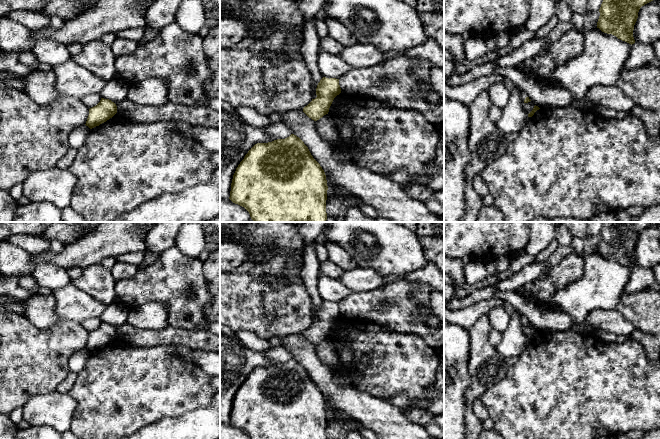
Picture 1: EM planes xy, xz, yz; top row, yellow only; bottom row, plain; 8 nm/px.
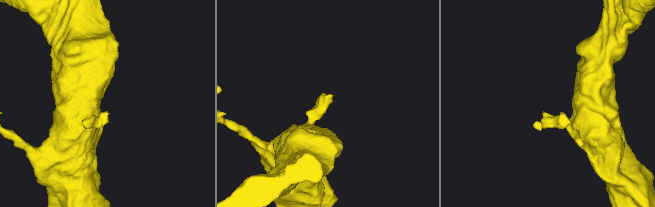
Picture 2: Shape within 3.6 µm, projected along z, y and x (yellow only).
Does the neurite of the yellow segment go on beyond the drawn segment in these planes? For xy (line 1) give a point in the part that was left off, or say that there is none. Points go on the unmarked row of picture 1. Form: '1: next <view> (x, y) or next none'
1: next none

